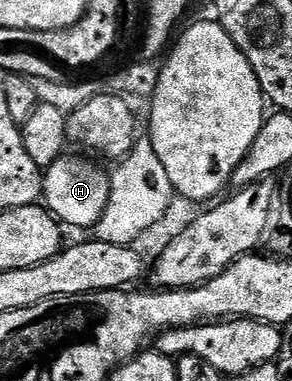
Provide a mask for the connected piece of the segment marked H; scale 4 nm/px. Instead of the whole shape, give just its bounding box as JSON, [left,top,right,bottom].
[42,155,111,230]

